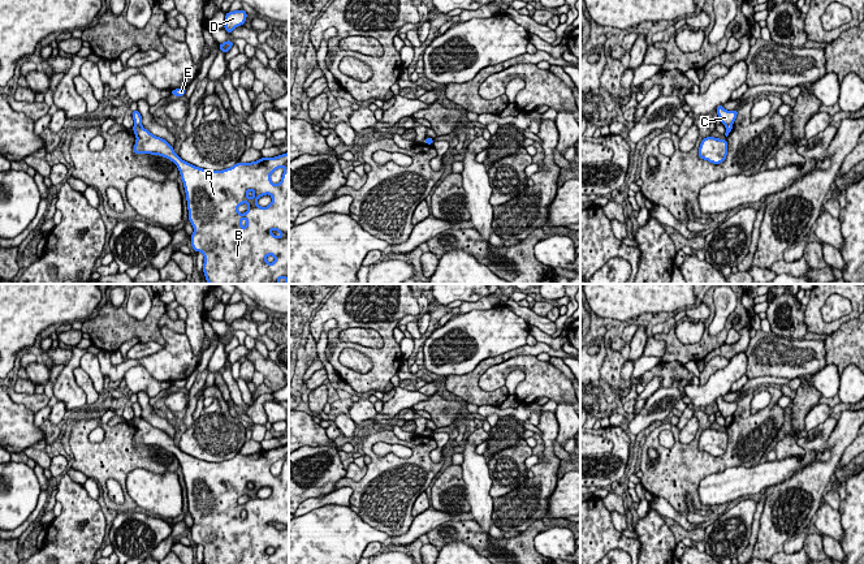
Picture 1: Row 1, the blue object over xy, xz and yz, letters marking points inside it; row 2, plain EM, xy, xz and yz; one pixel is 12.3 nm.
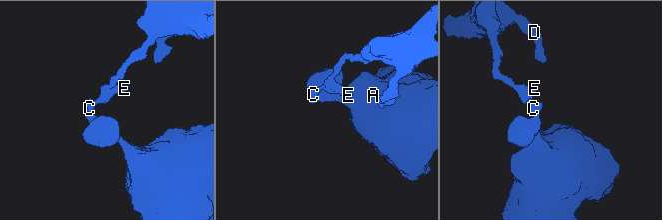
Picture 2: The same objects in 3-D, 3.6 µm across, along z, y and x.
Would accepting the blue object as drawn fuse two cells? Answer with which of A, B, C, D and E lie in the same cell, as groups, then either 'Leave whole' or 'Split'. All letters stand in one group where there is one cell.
Groups: A B / C D E. Split

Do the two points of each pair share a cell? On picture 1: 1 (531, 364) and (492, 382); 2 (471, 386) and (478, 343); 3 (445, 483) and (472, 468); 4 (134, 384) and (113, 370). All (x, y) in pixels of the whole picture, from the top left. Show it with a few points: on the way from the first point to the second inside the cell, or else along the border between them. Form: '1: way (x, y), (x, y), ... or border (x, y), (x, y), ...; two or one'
1: way (522, 364), (512, 364), (501, 373); one
2: border (501, 354), (484, 358), (469, 373), (445, 377); two
3: border (459, 465), (463, 473), (465, 498), (469, 504); two
4: border (122, 377), (132, 367), (141, 365), (152, 378); two

